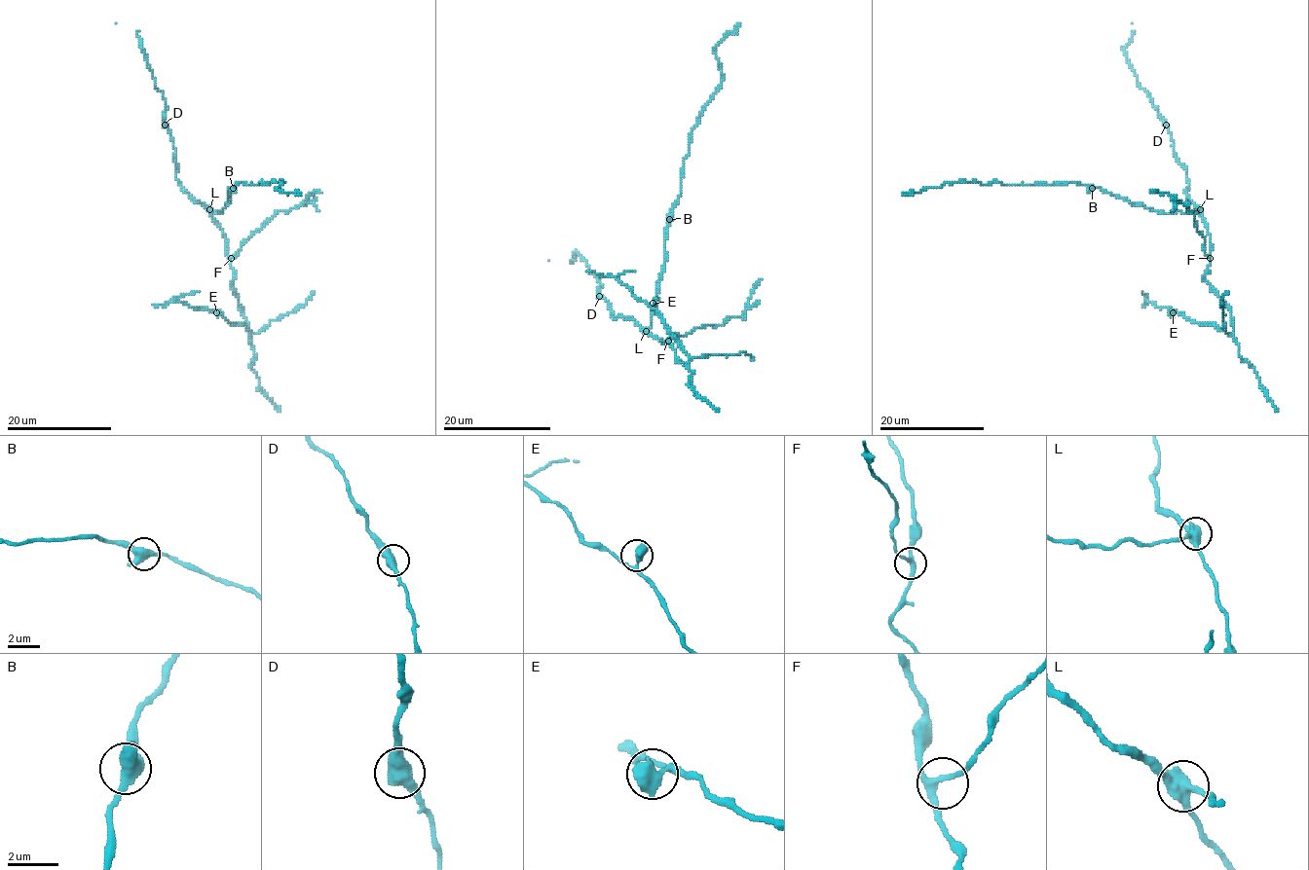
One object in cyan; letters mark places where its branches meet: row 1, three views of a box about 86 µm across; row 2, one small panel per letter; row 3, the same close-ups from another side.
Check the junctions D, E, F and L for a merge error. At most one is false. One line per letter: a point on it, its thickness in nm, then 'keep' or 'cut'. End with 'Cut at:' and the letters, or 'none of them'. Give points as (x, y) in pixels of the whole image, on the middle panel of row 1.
D: at (599, 296); 550 nm thick; keep
E: at (653, 303); 500 nm thick; keep
F: at (668, 341); 260 nm thick; keep
L: at (646, 331); 480 nm thick; cut
Cut at: L

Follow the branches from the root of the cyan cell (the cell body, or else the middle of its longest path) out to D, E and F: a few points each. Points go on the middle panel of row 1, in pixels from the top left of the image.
D: (654, 312), (652, 324), (641, 328), (631, 319), (614, 319), (610, 304), (599, 296)
E: (654, 312), (647, 330), (662, 342), (670, 335), (669, 344), (684, 366), (688, 354), (669, 332), (653, 303)
F: (654, 312), (652, 324), (647, 330), (659, 341), (668, 341)

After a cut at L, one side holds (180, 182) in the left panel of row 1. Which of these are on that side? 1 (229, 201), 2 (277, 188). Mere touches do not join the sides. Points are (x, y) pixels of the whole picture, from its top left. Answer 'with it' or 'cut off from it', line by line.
1: cut off from it
2: cut off from it

